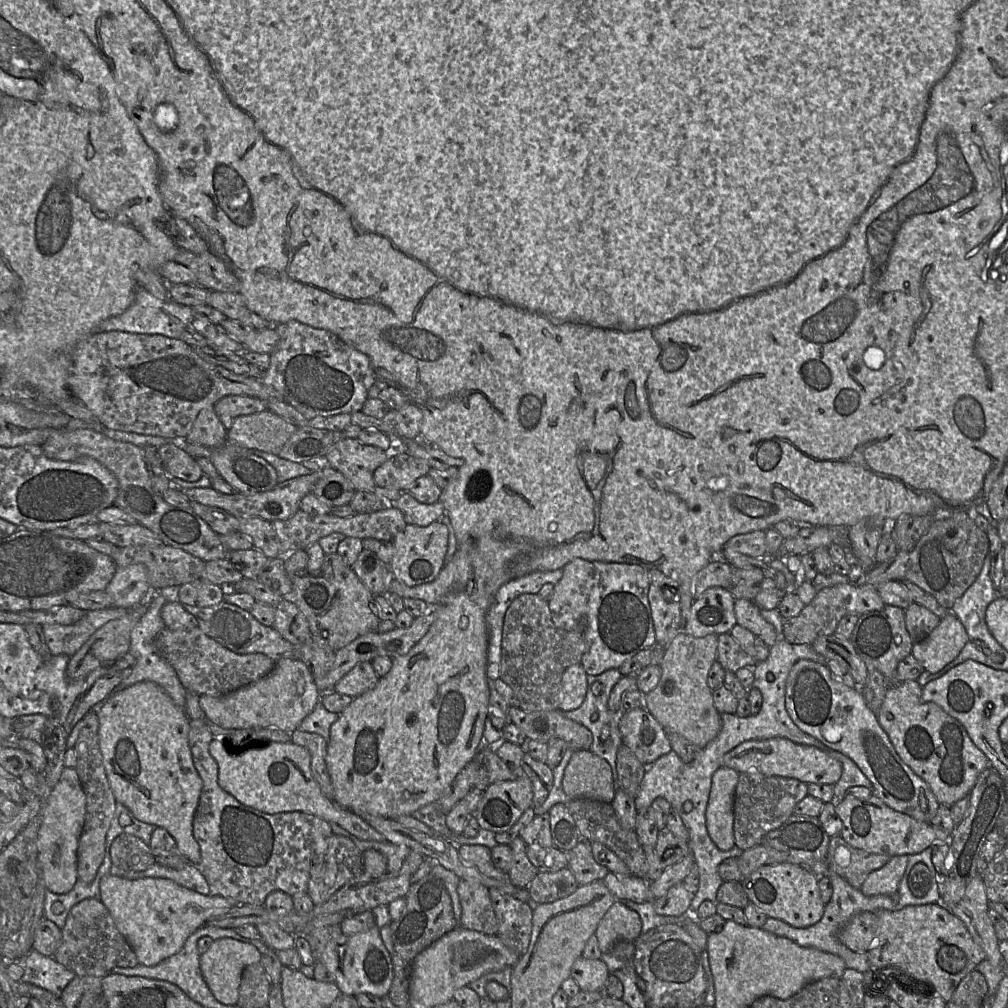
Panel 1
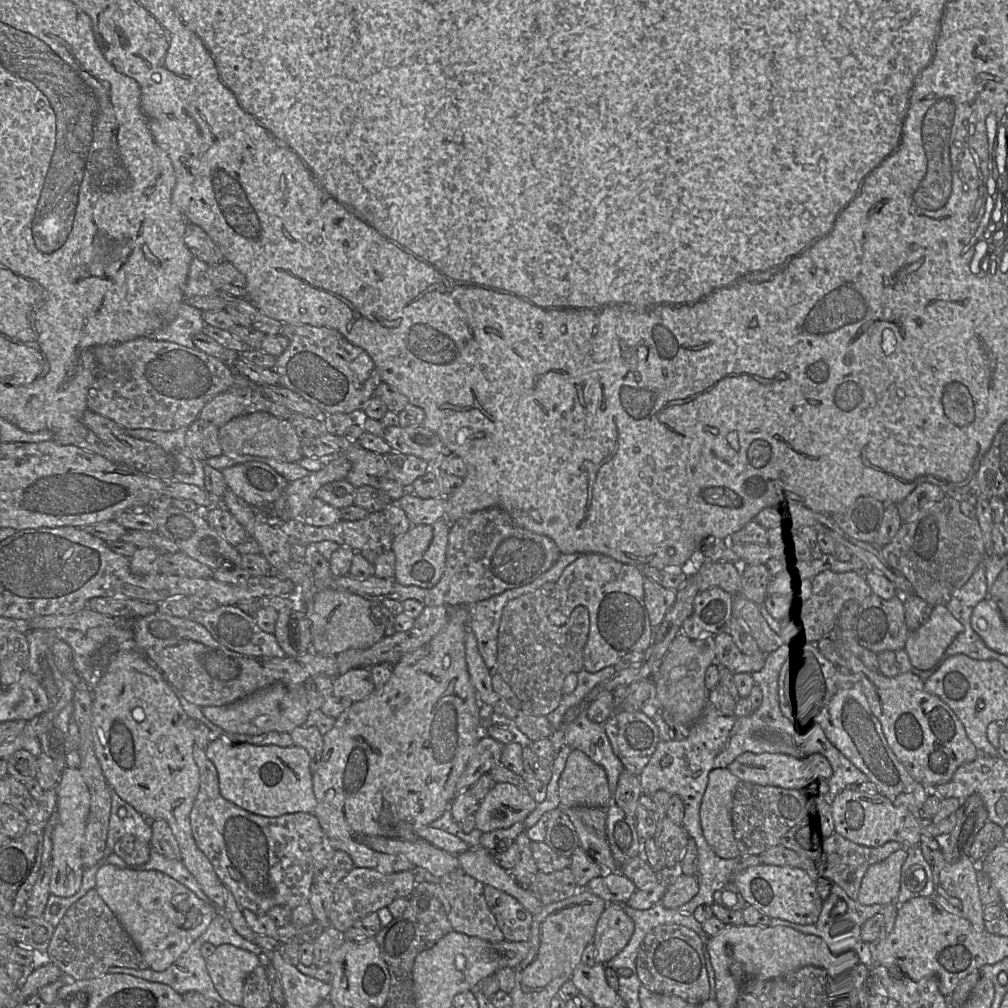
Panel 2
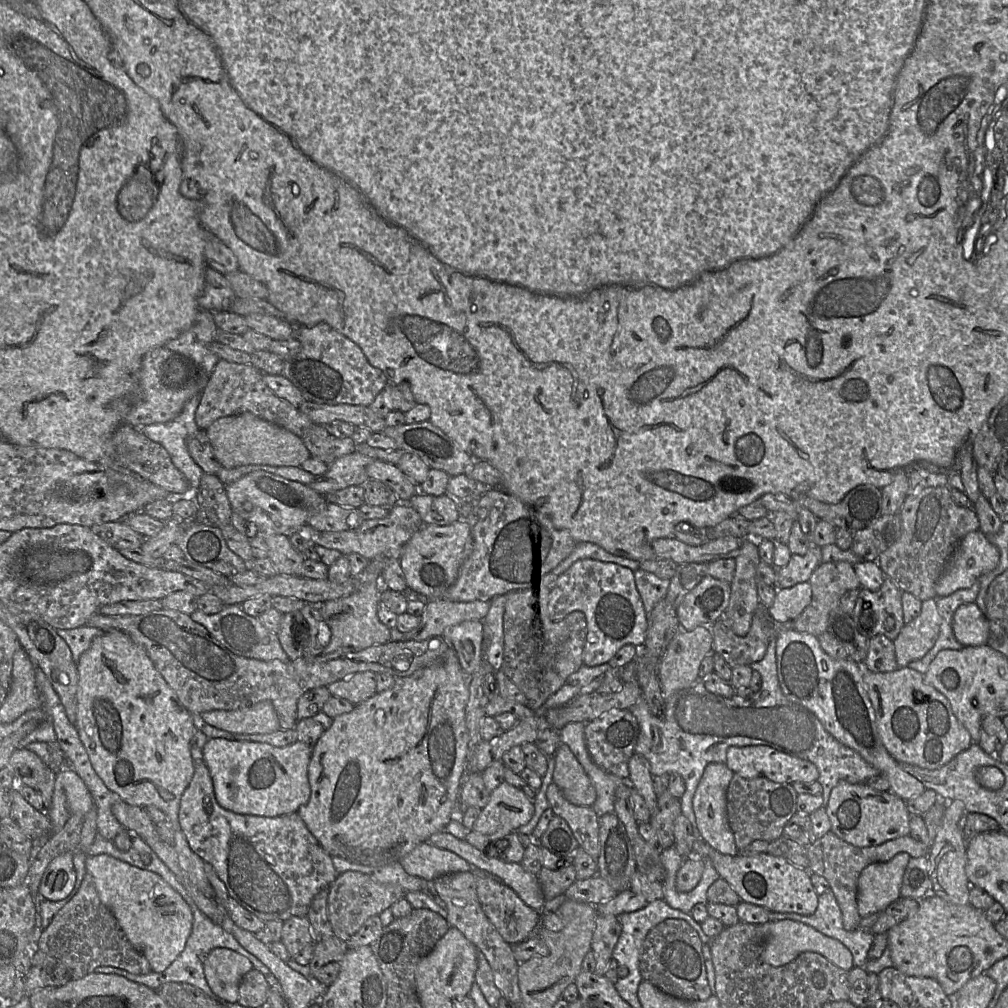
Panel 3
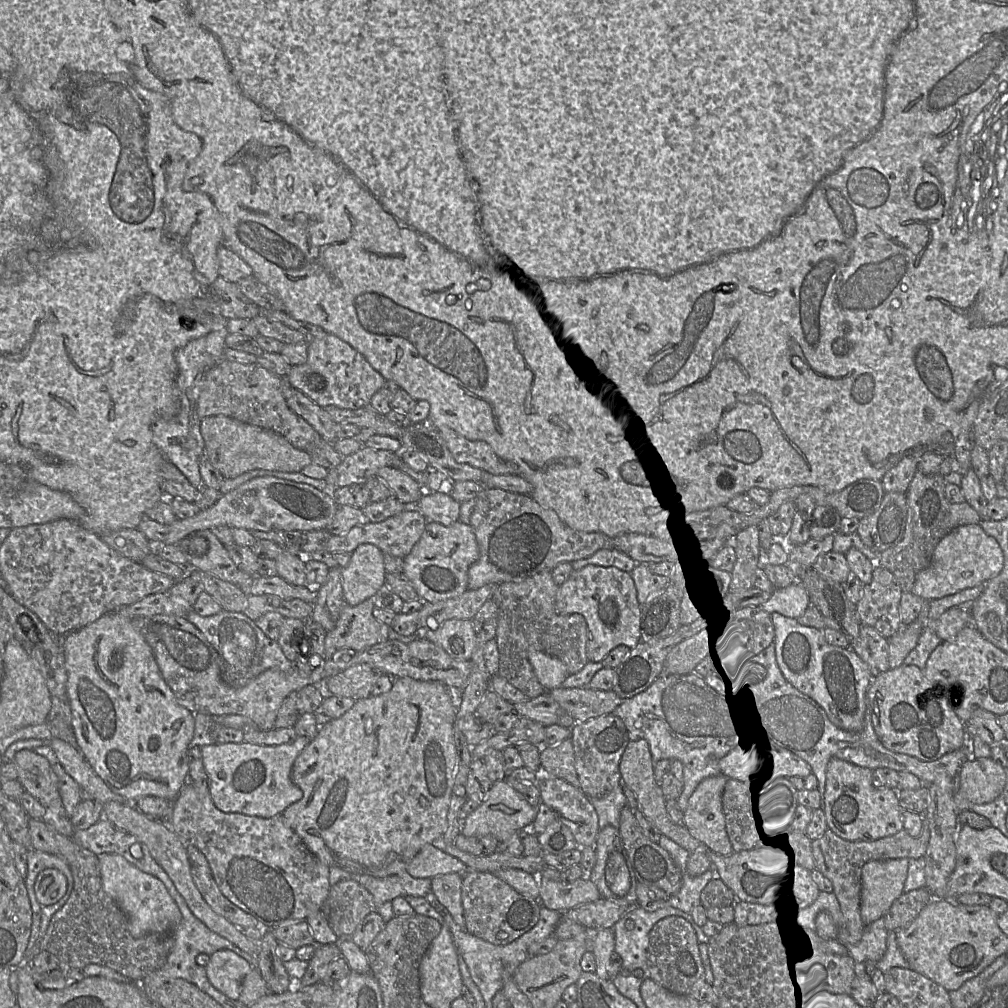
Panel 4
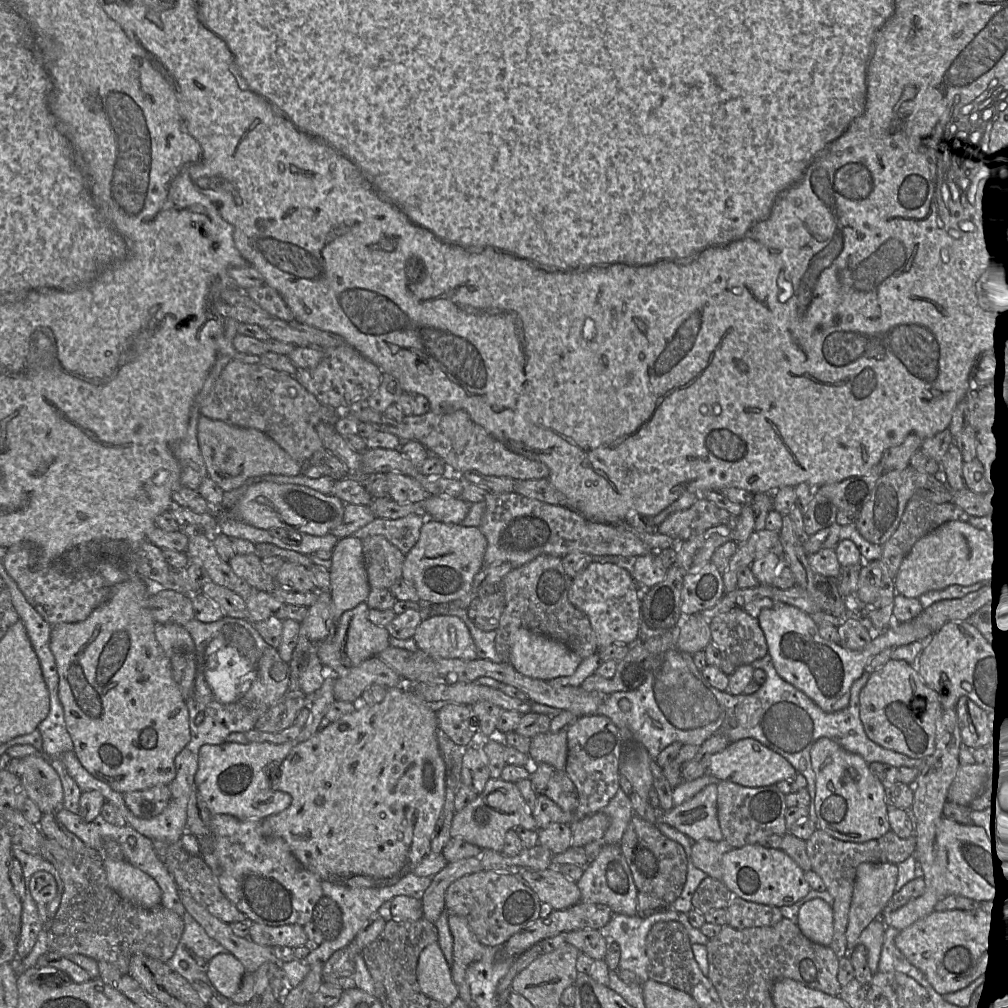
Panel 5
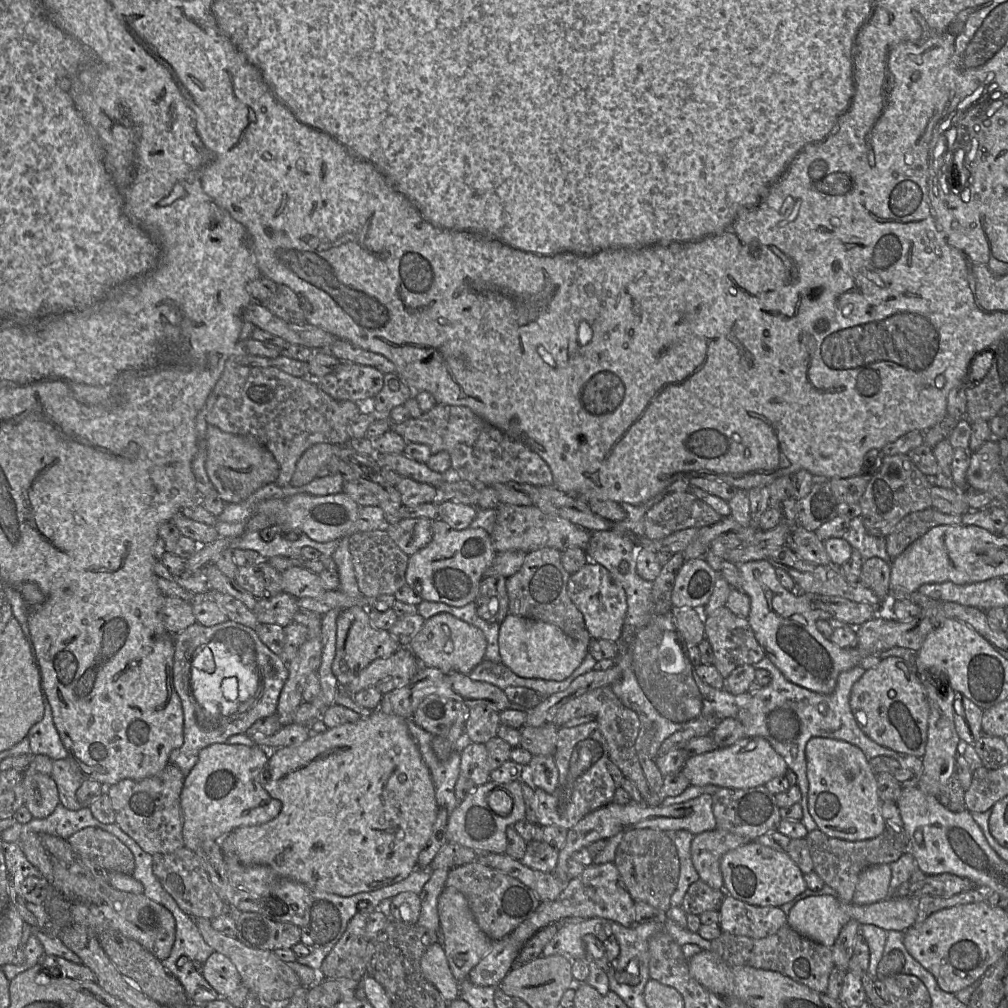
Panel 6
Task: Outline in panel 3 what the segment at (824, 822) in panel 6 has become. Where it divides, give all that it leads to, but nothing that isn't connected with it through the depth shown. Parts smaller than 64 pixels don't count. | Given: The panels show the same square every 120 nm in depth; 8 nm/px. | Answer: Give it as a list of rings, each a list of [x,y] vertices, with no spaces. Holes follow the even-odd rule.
[[[840,780],[831,791],[826,810],[831,831],[857,847],[877,846],[910,834],[910,813],[906,802],[890,791],[875,790],[865,782]]]

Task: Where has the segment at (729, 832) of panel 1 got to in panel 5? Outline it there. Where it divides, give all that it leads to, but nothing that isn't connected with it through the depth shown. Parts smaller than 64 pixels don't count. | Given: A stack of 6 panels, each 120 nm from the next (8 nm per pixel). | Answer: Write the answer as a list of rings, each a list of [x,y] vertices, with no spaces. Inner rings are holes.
[[[709,784],[686,800],[659,815],[659,823],[666,823],[689,837],[692,842],[701,839],[724,839],[717,815],[717,784]]]

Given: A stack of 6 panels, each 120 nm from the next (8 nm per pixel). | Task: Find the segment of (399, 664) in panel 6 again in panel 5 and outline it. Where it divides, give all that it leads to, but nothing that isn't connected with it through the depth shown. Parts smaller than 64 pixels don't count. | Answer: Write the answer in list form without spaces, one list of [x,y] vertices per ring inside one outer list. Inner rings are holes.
[[[374,656],[353,668],[347,675],[338,677],[333,692],[335,700],[360,704],[362,693],[371,685],[394,688],[403,683],[392,668]]]

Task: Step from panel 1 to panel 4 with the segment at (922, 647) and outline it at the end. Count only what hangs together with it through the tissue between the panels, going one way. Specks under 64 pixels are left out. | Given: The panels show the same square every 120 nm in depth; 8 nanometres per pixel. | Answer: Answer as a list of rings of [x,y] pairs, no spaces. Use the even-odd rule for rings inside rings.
[[[926,600],[918,618],[902,627],[891,638],[888,638],[888,662],[891,669],[904,664],[905,657],[916,647],[923,630],[928,626],[930,601]]]

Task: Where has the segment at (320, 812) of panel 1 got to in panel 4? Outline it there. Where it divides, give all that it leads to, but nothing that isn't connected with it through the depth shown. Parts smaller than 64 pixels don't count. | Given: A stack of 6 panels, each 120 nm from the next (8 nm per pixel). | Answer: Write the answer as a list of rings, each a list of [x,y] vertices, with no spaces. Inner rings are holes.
[[[298,736],[292,744],[275,746],[254,745],[246,742],[212,744],[201,747],[203,765],[208,775],[208,787],[215,806],[225,813],[241,813],[248,816],[272,818],[281,815],[290,805],[303,797],[302,790],[291,780],[293,764],[310,740]],[[433,844],[424,845],[406,871],[414,878],[434,878],[443,874],[467,873],[468,867],[459,859]]]

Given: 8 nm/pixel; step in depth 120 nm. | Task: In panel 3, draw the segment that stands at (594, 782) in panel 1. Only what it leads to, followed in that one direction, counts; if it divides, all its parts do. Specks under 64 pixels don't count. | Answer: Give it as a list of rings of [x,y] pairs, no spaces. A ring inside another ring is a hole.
[[[561,743],[553,758],[553,783],[559,787],[564,797],[576,806],[593,807],[596,790],[571,749]]]

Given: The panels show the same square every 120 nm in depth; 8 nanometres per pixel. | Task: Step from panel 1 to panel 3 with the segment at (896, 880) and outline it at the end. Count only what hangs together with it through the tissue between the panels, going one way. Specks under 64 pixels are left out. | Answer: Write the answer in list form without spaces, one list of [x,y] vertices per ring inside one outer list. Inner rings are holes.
[[[898,853],[891,860],[865,867],[858,880],[858,912],[866,917],[881,913],[899,899],[903,875],[911,856]]]

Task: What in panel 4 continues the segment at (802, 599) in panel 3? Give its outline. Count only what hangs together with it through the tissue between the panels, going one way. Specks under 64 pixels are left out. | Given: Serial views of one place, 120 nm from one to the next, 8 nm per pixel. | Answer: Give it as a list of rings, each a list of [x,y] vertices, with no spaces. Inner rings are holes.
[[[800,582],[783,589],[775,589],[771,598],[760,606],[759,611],[771,615],[777,613],[797,619],[811,604],[807,590]]]

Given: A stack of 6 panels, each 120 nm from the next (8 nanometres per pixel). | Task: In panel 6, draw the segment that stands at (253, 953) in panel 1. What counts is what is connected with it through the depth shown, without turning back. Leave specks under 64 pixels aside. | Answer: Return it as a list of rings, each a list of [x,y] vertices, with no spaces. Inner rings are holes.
[[[215,951],[203,964],[202,976],[218,994],[226,998],[242,984],[241,976],[232,961]]]

